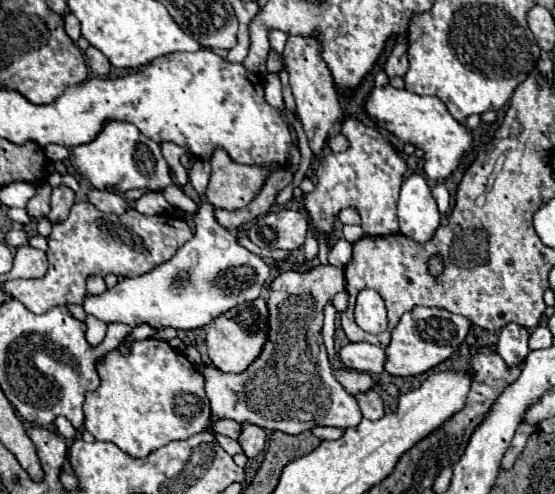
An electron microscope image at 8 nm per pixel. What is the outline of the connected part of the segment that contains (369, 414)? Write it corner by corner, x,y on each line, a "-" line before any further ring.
370,389
370,391
366,391
366,393
358,393
356,399
358,399
360,411
362,411
362,415
364,415
366,419
376,421
376,419
380,419
380,417
384,415
384,401
382,401
382,397
378,395
378,391

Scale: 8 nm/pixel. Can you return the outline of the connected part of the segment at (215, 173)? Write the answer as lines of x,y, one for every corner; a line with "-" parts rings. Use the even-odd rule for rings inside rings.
222,147
214,151
210,157
212,163
212,177
206,191
208,201
214,207
222,207
228,211
236,211
246,207
254,195
266,183
266,175
272,175
280,167
270,167
270,171
262,171
262,167
246,167
242,163
234,163

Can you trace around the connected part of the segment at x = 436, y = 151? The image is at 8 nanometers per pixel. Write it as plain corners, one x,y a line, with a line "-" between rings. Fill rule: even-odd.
390,85
374,87
364,109
398,139
402,139
404,143
414,143
424,151
424,171
434,181
444,181
446,177
450,177
472,149
472,129
454,119
438,97
422,97
406,89
394,89

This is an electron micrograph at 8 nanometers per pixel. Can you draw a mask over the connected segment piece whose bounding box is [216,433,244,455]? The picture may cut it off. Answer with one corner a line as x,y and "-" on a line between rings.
218,433
216,435
216,439
218,439
218,443
222,445
222,449
224,449
226,453
229,453
230,455
238,455
238,453
244,453
238,441
232,441
231,438
224,435
220,435

